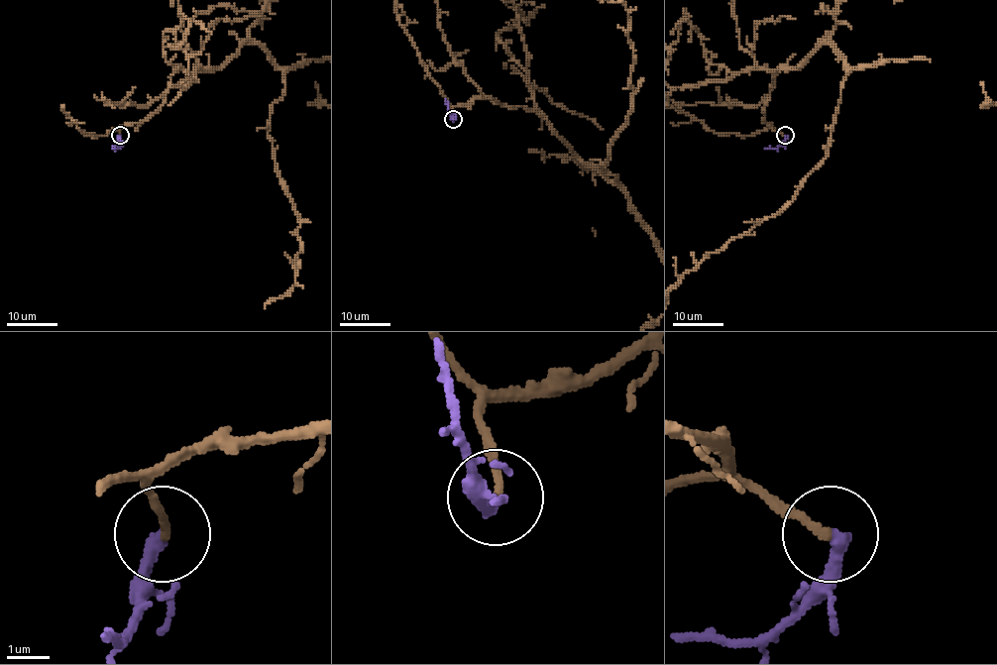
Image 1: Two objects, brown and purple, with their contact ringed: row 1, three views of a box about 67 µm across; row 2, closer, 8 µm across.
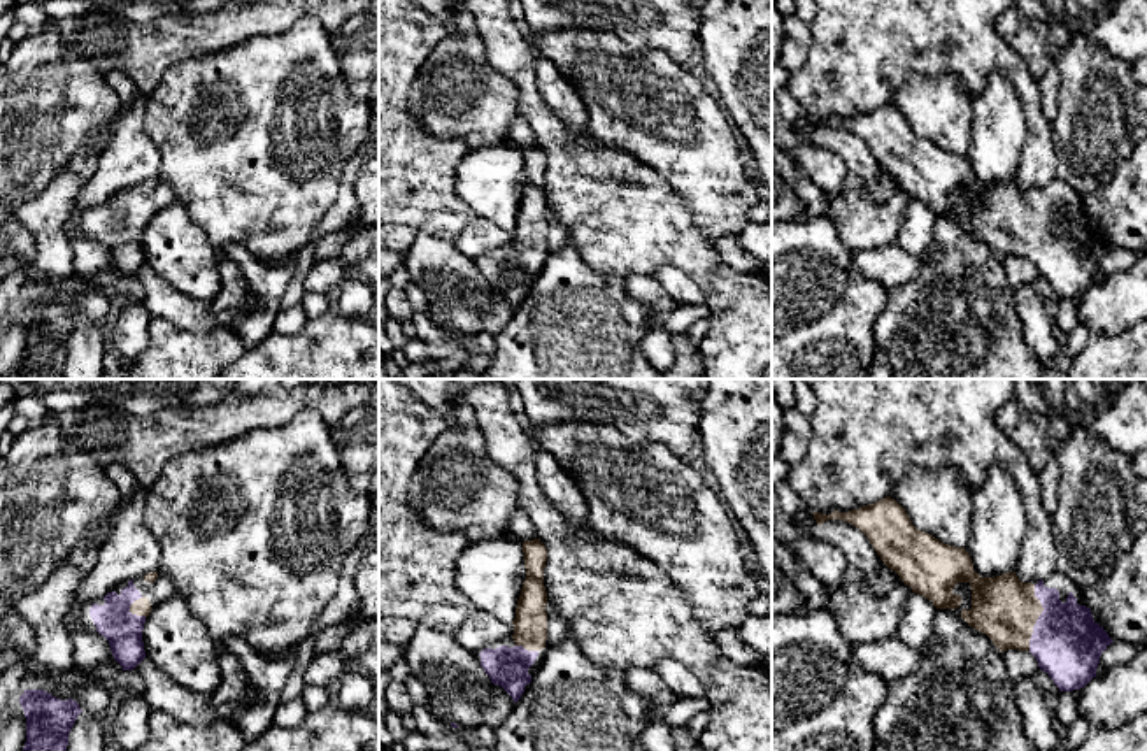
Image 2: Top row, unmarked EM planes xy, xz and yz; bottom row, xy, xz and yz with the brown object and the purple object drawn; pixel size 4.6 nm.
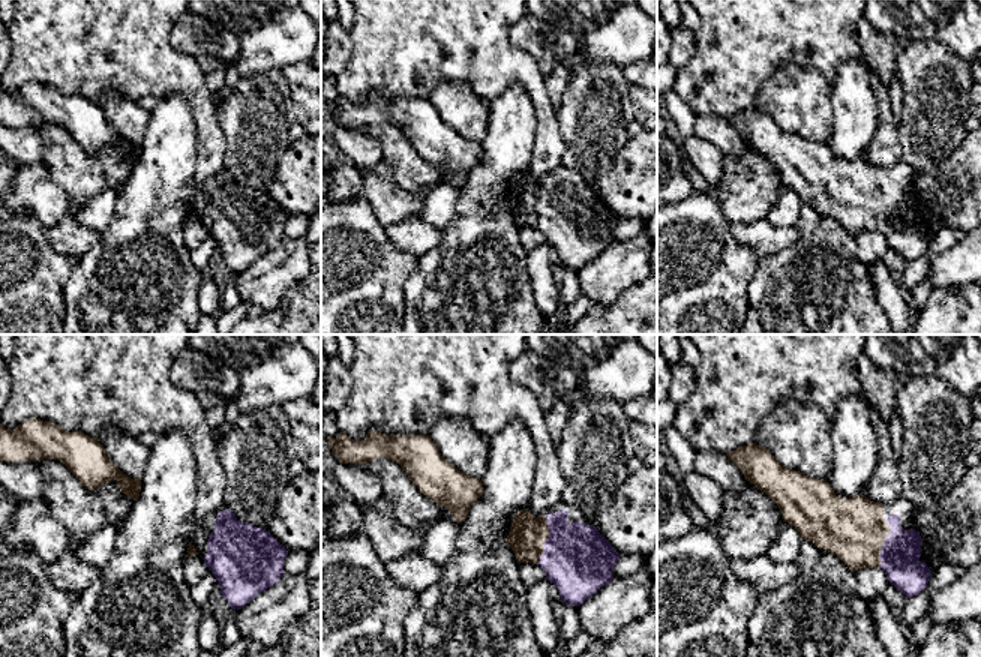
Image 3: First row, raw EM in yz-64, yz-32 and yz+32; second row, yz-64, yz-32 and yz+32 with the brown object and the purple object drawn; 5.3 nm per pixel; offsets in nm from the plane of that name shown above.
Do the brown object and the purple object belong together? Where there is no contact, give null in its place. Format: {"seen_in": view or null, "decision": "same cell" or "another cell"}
{"seen_in": "yz", "decision": "same cell"}

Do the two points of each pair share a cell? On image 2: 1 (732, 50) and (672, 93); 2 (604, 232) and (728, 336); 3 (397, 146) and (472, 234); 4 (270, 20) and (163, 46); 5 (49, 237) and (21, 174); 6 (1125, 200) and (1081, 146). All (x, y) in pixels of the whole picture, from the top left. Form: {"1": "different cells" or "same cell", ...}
{"1": "different cells", "2": "same cell", "3": "different cells", "4": "same cell", "5": "different cells", "6": "different cells"}

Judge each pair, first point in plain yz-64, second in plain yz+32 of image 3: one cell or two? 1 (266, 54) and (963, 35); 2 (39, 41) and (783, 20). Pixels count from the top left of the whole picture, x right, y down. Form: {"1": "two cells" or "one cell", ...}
{"1": "one cell", "2": "one cell"}

